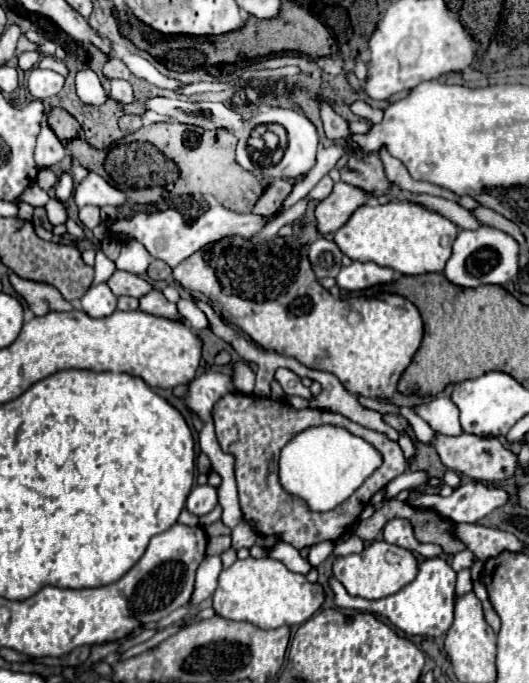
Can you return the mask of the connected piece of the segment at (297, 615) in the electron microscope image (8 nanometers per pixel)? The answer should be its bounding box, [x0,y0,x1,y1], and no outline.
[213,558,323,630]

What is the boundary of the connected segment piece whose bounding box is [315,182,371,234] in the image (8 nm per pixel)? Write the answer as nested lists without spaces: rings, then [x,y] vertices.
[[[337,182],[331,196],[319,202],[315,210],[319,232],[327,234],[339,230],[359,206],[369,202],[369,198],[371,198],[369,192],[361,192],[361,188],[353,188],[351,184]]]

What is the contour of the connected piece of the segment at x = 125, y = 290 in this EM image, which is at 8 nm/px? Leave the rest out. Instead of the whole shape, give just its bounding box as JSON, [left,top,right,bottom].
[109,270,153,298]

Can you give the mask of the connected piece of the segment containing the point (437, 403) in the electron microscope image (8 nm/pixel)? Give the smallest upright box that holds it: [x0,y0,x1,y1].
[411,396,463,436]

